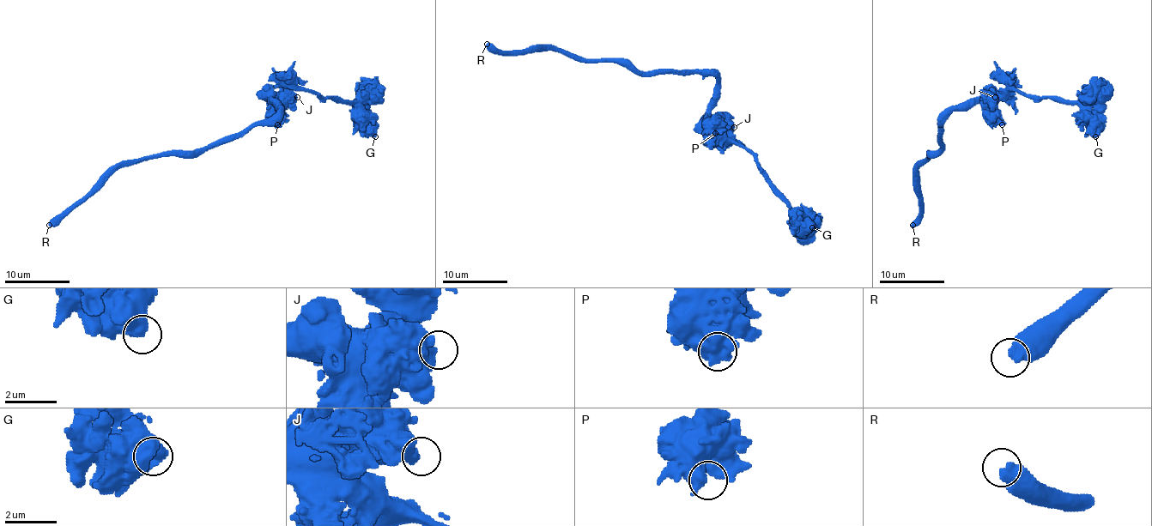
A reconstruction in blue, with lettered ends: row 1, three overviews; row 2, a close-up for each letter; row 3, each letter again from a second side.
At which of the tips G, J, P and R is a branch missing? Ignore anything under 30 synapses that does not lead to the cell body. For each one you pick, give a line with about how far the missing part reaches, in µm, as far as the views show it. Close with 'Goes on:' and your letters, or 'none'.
R: 20 µm
Goes on: R

